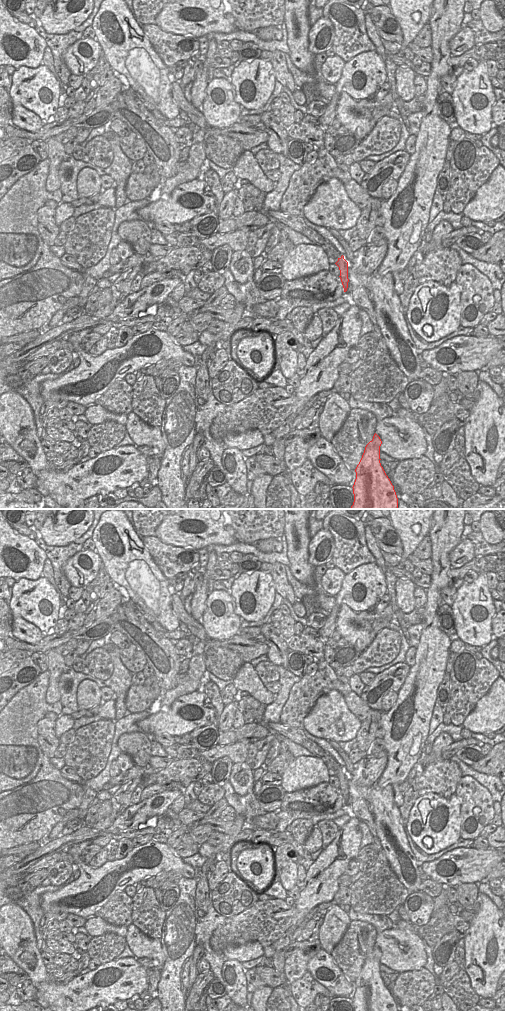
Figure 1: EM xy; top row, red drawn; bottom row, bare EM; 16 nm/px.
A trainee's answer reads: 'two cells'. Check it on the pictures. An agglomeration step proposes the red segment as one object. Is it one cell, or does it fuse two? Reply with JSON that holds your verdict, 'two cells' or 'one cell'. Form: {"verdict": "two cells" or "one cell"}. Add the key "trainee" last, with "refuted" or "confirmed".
{"verdict": "one cell", "trainee": "refuted"}

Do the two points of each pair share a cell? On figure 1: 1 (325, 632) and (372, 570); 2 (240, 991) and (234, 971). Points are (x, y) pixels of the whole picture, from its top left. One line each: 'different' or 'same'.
1: same
2: same

